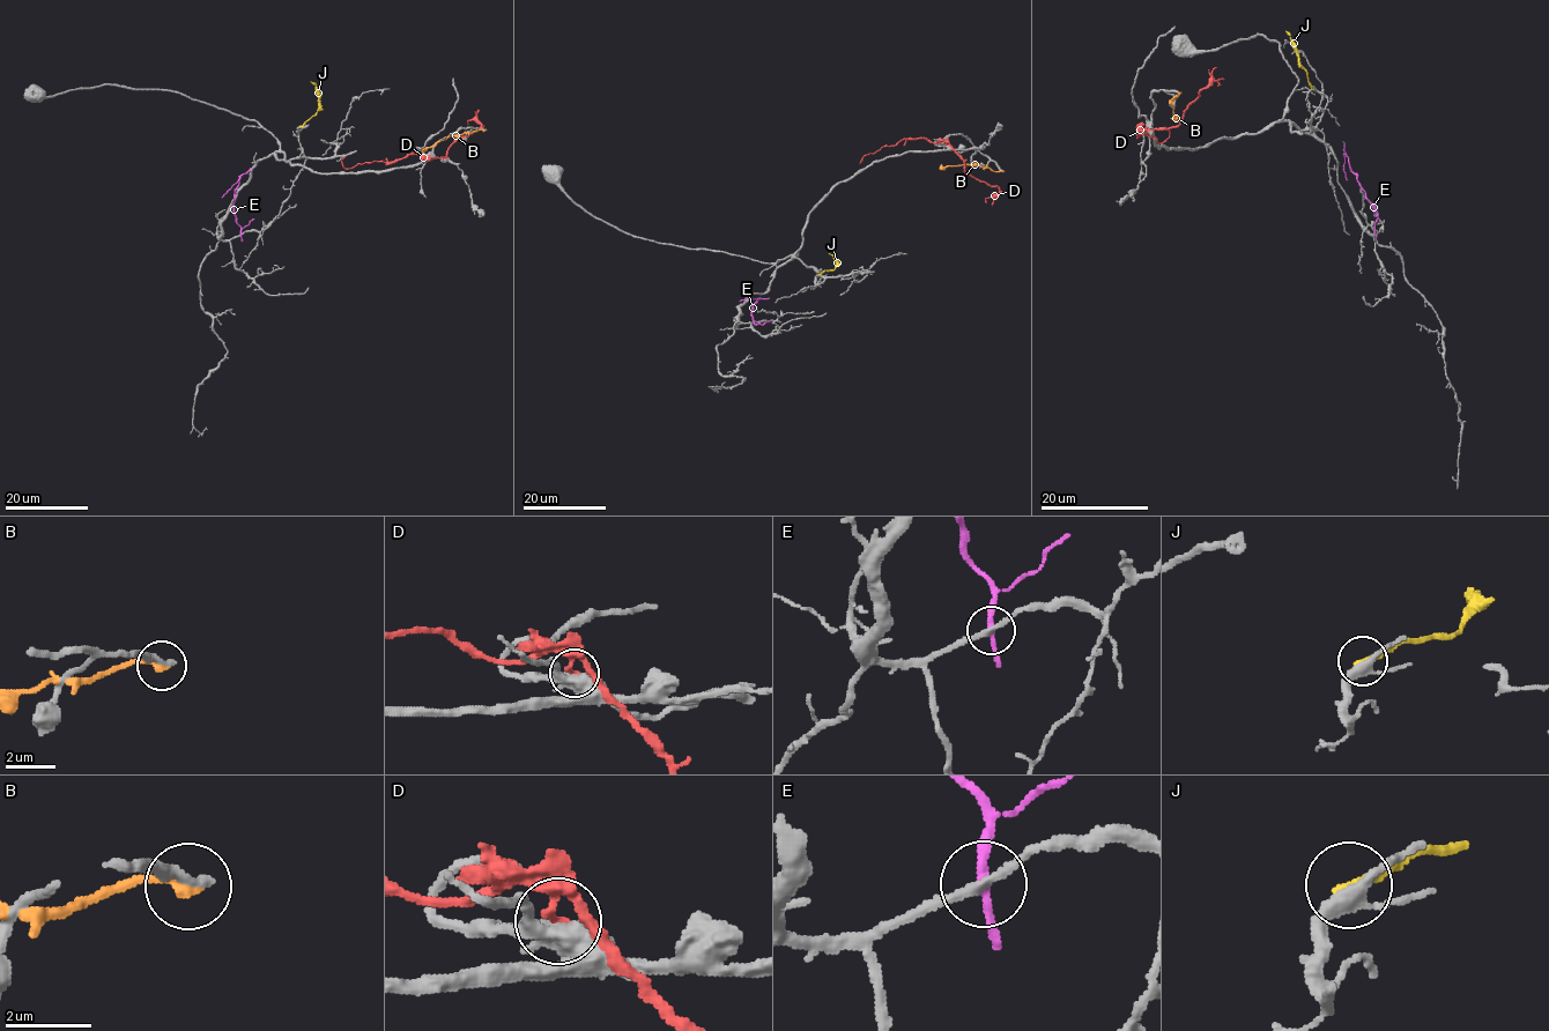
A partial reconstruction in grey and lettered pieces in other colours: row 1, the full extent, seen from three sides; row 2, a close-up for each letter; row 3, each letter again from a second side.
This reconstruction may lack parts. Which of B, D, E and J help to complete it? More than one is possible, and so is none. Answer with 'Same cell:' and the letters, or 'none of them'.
Same cell: none of them

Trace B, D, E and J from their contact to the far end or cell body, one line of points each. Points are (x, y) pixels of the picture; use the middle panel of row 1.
B: (1001, 171), (965, 164), (940, 169)
D: (947, 145), (924, 138), (902, 139), (895, 145), (882, 146), (862, 160)
E: (758, 323), (755, 323), (751, 316), (756, 301), (740, 302)
J: (817, 274), (837, 266), (837, 260), (828, 253)

